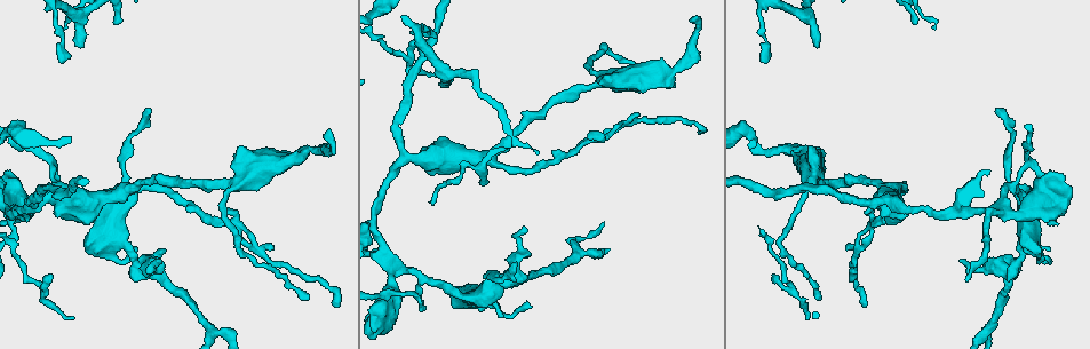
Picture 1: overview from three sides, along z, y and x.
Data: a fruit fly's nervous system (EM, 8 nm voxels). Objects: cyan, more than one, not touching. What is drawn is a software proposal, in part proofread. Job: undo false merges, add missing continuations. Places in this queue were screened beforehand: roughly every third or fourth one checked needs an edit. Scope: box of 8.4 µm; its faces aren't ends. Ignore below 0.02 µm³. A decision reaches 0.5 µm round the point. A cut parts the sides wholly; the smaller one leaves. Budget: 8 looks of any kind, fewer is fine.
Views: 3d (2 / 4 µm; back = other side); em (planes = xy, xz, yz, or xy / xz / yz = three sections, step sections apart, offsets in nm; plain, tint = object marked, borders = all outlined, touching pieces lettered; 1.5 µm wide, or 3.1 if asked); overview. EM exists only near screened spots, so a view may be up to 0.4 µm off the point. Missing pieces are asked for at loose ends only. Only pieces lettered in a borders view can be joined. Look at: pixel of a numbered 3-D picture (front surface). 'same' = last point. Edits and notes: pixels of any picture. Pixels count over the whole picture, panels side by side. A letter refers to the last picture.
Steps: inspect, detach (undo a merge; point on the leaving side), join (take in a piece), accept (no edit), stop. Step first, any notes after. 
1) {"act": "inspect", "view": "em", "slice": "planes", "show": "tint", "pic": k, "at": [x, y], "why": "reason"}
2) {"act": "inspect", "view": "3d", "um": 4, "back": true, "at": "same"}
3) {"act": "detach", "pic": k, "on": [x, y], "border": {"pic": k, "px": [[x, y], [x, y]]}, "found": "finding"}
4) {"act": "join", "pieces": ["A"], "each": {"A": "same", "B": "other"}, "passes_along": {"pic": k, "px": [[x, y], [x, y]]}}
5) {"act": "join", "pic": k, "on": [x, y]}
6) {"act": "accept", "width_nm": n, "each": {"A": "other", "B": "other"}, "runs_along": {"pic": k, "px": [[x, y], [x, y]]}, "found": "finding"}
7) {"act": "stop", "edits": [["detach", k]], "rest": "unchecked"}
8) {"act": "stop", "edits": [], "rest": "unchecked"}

{"act": "inspect", "view": "em", "slice": "yz", "step": 8, "show": "tint", "pic": 1, "at": [393, 265], "why": "thin arm on a thick one"}

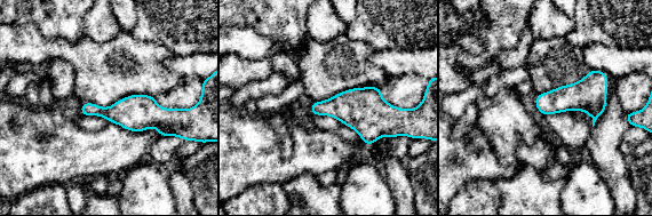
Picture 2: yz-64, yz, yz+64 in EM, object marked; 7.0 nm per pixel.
{"act": "inspect", "view": "em", "slice": "planes", "show": "tint", "at": "same", "why": "cut it another way"}

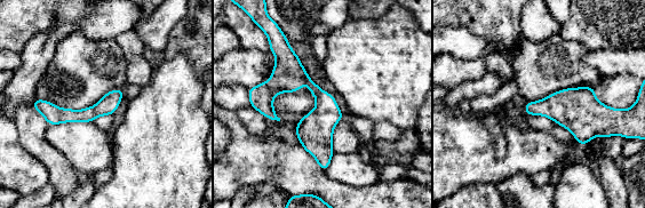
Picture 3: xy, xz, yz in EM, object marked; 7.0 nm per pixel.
{"act": "inspect", "view": "em", "slice": "planes", "show": "borders", "at": "same"}

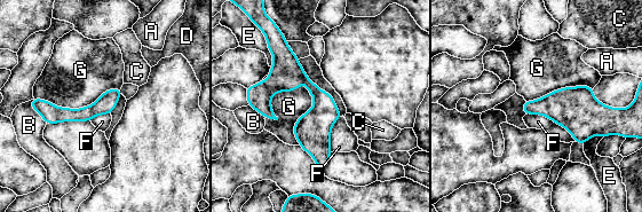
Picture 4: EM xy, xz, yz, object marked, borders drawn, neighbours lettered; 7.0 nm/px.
{"act": "accept", "each": {"A": "other", "B": "other", "C": "other", "D": "other", "E": "other", "F": "other", "G": "other"}, "found": "all the same neuron"}

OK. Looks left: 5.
{"act": "inspect", "view": "3d", "um": 2, "back": true, "pic": 1, "at": [128, 181], "why": "thick turns thin"}

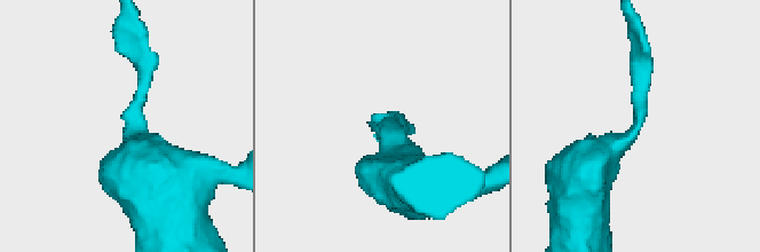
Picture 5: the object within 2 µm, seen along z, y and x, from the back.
{"act": "inspect", "view": "em", "slice": "yz", "step": 4, "show": "tint", "pic": 5, "at": [390, 128]}

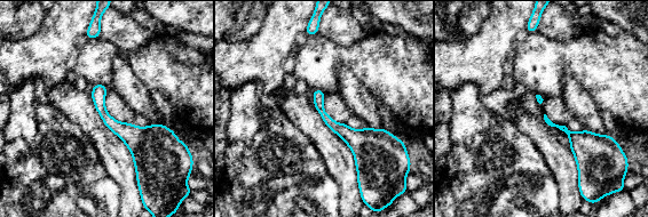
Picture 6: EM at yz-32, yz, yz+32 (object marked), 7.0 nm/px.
{"act": "inspect", "view": "em", "slice": "planes", "show": "borders", "at": "same", "why": "cut it another way"}

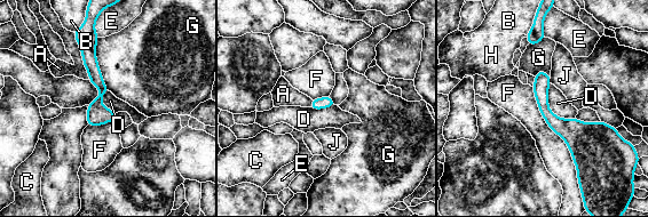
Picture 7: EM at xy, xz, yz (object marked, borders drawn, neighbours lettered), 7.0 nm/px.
{"act": "accept", "each": {"A": "other", "B": "other", "C": "other", "D": "other", "E": "other", "F": "other", "G": "other", "H": "other", "J": "other"}, "border": {"pic": 7, "px": [[550, 83], [548, 107], [575, 118]]}, "found": "continuous, no second neuron"}

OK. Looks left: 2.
{"act": "inspect", "view": "3d", "um": 2, "pic": 1, "at": [866, 306], "why": "an open end"}

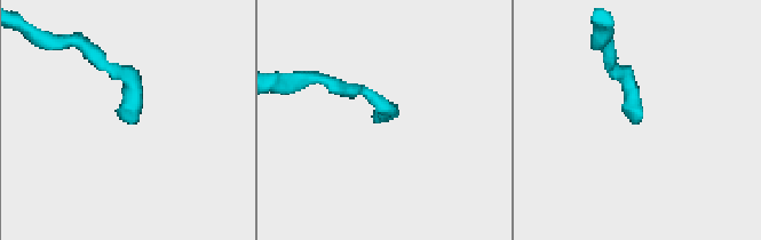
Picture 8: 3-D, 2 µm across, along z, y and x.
{"act": "inspect", "view": "em", "slice": "planes", "show": "borders", "pic": 8, "at": [382, 119]}

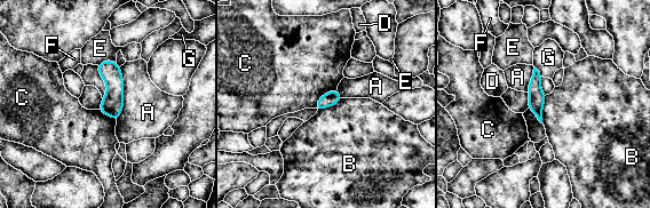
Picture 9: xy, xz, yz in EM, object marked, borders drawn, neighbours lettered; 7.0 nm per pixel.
{"act": "accept", "width_nm": 100, "each": {"A": "other", "B": "other", "C": "other", "D": "other", "E": "other", "F": "other", "G": "other"}, "border": {"pic": 9, "px": [[546, 95], [541, 122]]}, "found": "none of them fits"}

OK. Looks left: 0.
{"act": "stop", "edits": [], "rest": "unchecked"}

